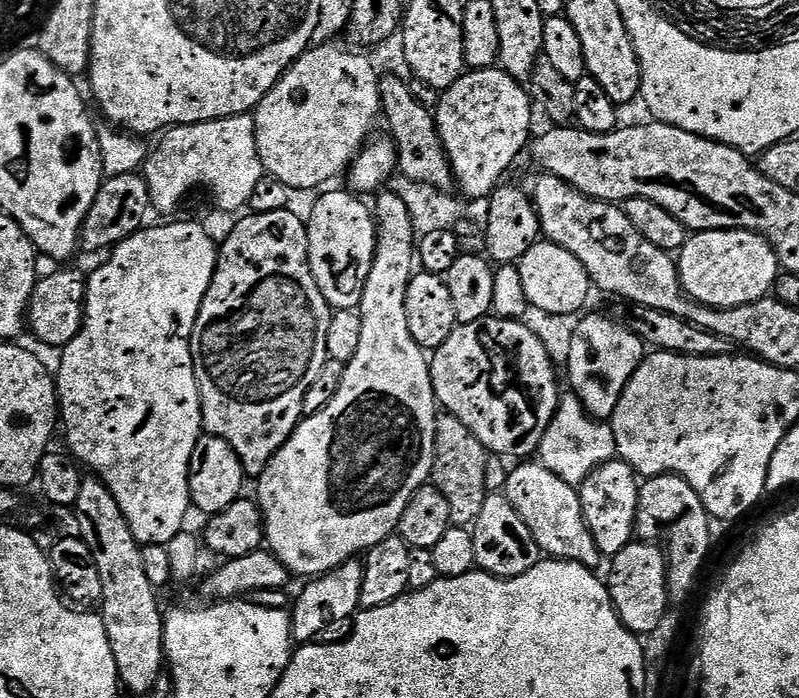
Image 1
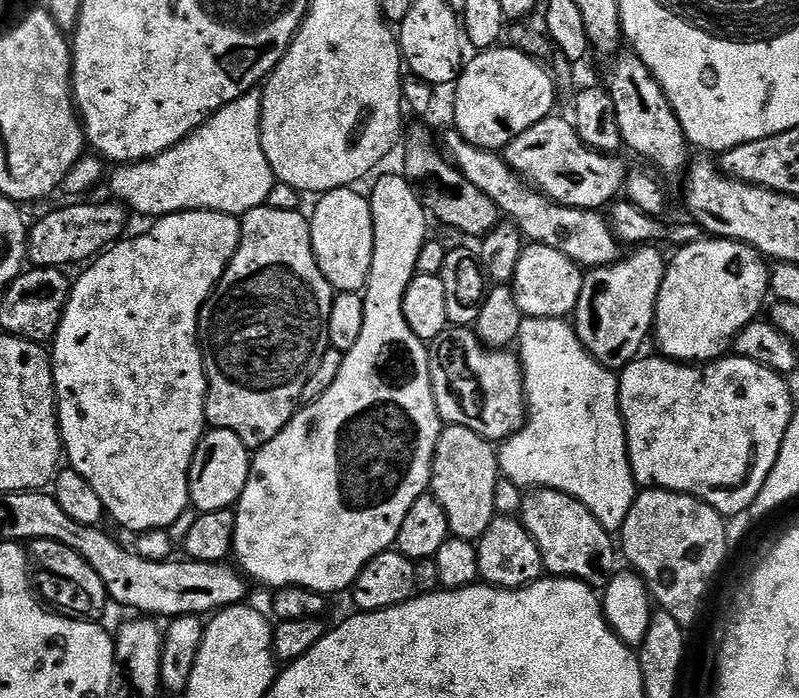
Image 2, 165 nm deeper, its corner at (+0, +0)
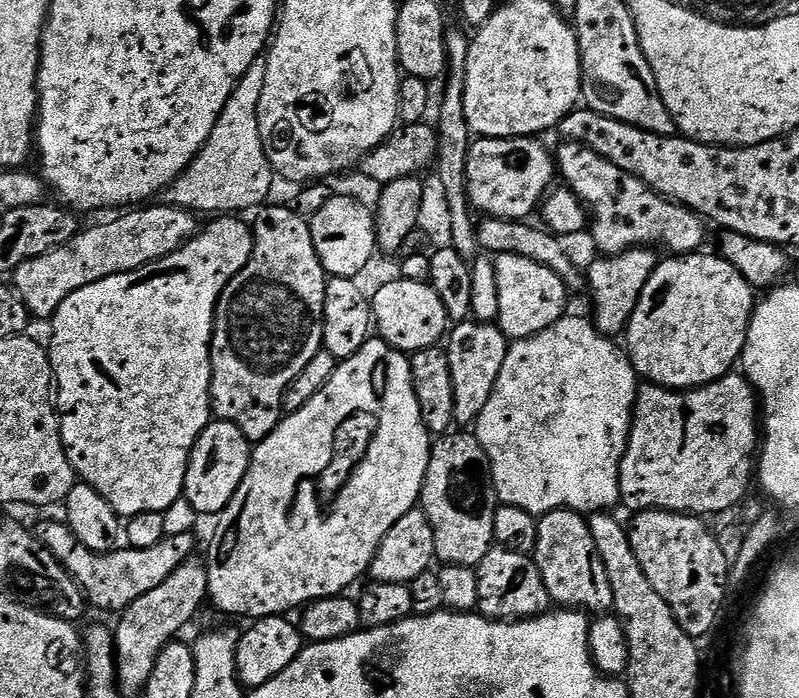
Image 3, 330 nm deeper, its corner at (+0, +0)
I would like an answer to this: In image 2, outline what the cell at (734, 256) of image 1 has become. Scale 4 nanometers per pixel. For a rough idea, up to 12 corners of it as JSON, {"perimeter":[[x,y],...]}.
{"perimeter":[[701,238],[667,261],[659,355],[719,360],[770,296],[769,265]]}

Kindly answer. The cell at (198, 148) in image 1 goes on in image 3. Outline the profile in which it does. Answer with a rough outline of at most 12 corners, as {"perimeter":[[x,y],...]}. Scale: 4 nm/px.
{"perimeter":[[268,62],[246,70],[163,203],[244,214],[272,192],[258,130]]}

